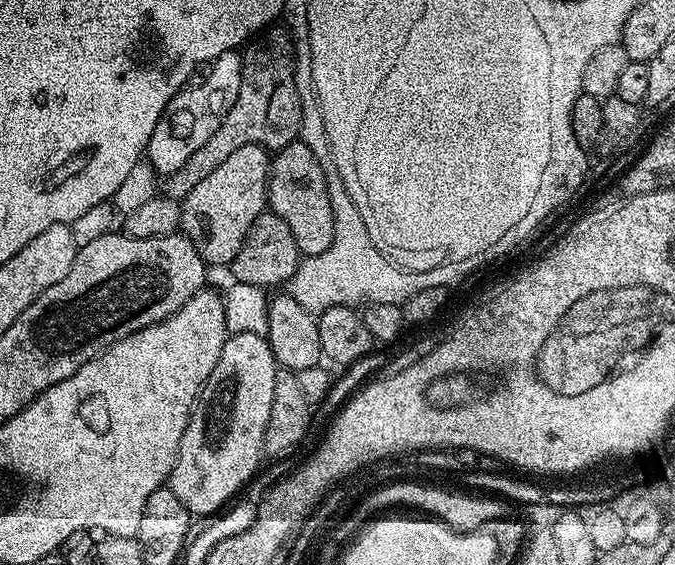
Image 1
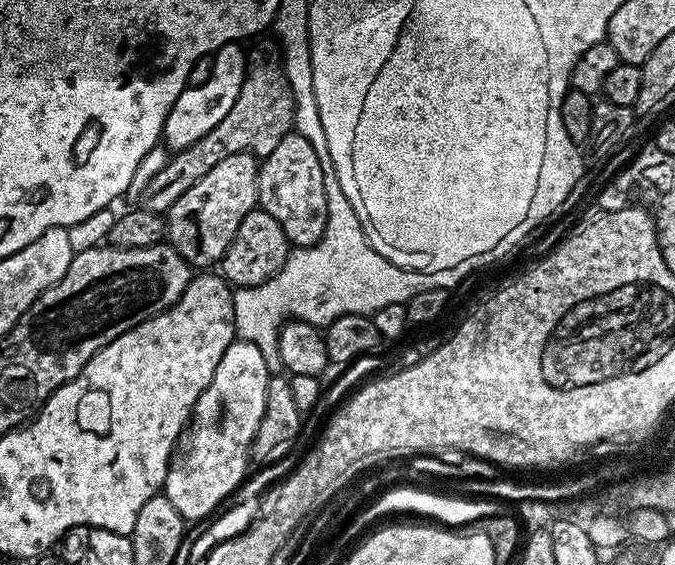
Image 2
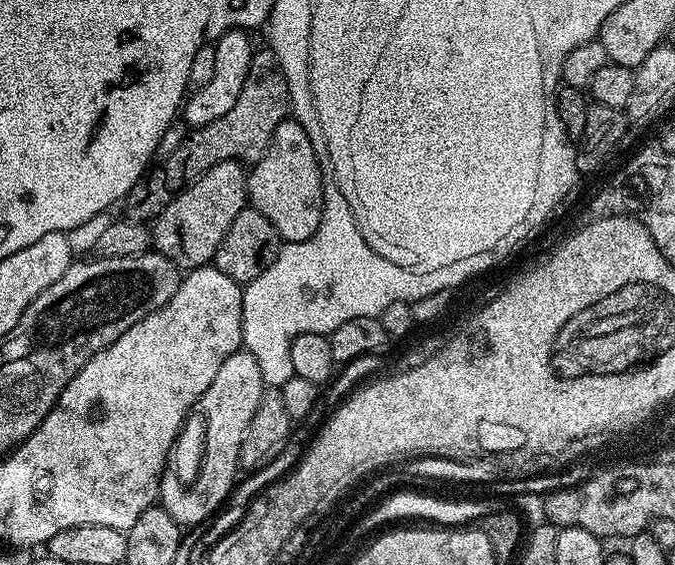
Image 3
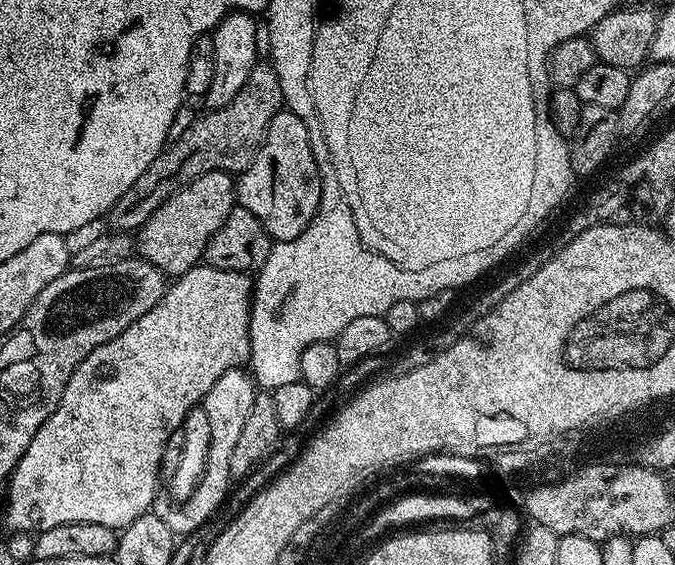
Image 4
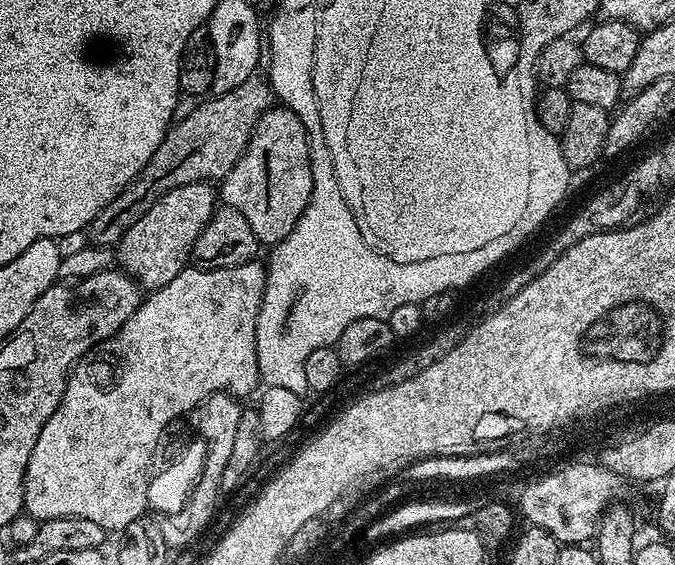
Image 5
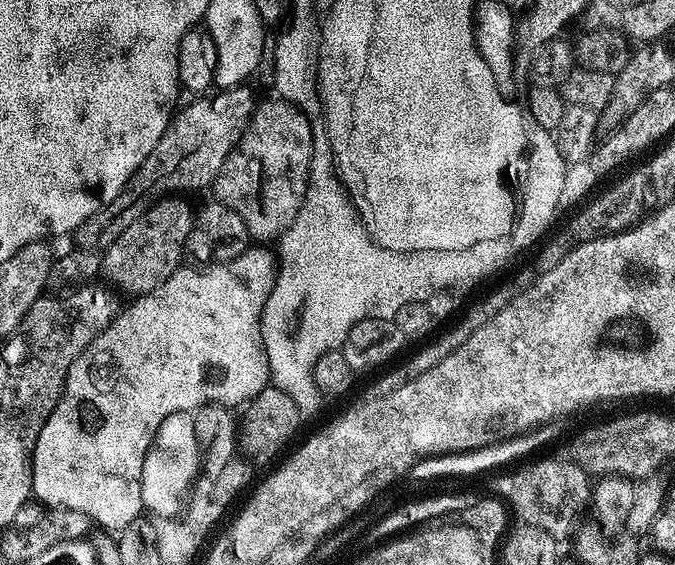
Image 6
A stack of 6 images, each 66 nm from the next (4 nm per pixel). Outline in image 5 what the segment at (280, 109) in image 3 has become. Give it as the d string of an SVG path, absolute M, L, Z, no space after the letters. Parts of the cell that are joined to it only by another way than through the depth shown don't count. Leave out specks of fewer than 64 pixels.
M260 74L246 78L242 86L234 86L234 90L226 94L205 99L188 118L173 123L139 177L90 221L86 229L89 241L96 246L115 246L126 230L130 230L130 226L134 226L134 222L138 222L138 218L142 218L142 214L146 214L146 210L170 190L187 184L223 180L246 150L258 118L273 104L272 87Z

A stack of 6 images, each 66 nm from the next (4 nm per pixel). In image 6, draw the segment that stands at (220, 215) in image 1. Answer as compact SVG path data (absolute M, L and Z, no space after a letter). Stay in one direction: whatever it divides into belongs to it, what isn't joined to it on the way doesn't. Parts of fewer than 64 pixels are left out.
M160 198L149 212L141 211L118 234L102 252L102 276L116 288L121 288L128 298L144 296L150 290L162 286L170 274L181 267L180 255L185 255L185 238L192 228L193 205L188 205L184 198Z

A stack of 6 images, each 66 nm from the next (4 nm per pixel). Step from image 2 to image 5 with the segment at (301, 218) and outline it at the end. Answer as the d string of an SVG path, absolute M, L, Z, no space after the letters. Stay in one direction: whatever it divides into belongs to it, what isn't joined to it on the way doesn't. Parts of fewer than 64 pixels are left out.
M273 106L265 110L258 118L256 129L252 131L246 150L238 158L236 165L225 174L218 184L218 196L227 207L238 210L246 222L250 222L250 230L254 230L257 241L261 245L275 246L281 244L294 230L298 218L302 218L302 210L310 202L312 189L312 171L310 170L310 150L306 126L294 110L283 106Z

